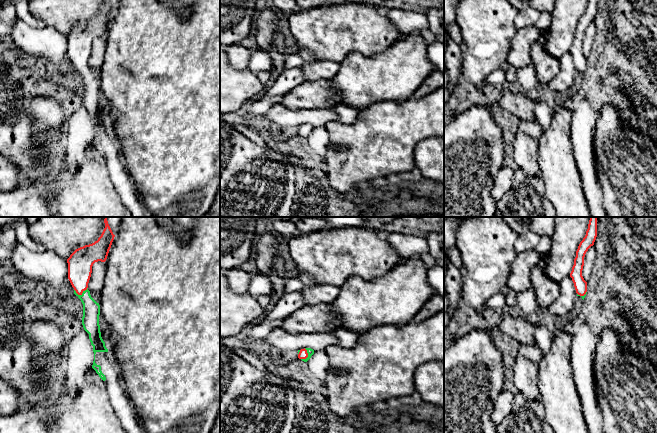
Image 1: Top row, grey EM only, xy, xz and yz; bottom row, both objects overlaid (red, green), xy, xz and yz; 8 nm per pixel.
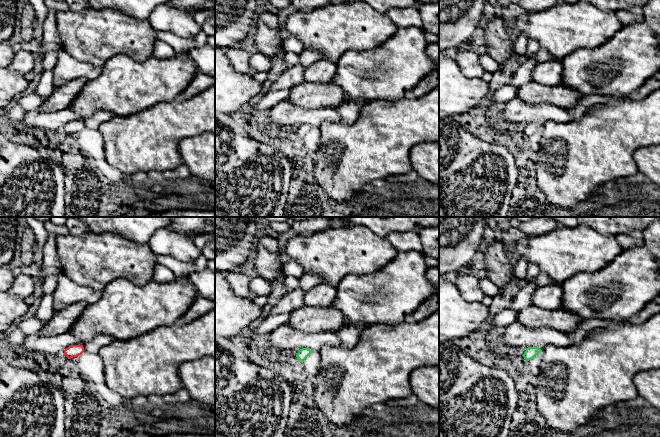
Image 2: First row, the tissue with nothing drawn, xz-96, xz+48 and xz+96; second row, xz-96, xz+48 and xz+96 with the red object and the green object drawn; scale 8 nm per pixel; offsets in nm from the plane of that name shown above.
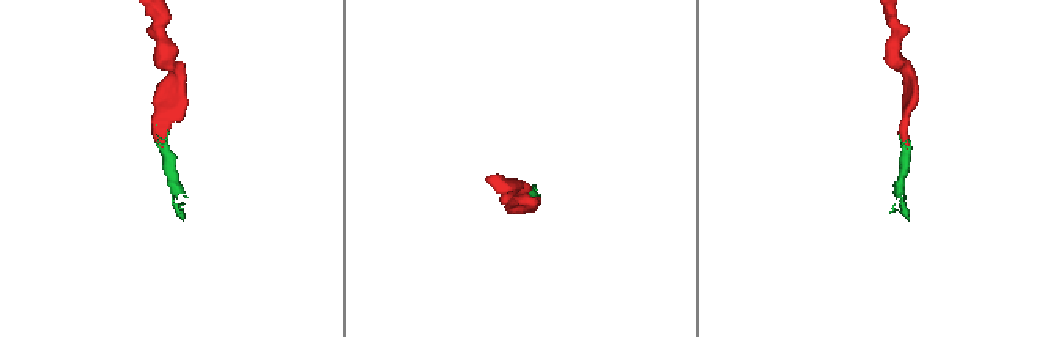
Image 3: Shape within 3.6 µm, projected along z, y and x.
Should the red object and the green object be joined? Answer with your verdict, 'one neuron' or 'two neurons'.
one neuron

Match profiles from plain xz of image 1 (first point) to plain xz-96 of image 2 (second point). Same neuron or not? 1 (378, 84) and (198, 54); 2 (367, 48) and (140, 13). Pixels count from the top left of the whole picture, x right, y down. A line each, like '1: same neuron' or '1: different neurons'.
1: different neurons
2: different neurons

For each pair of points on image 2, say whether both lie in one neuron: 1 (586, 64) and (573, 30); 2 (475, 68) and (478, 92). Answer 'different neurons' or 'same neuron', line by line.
1: different neurons
2: different neurons

